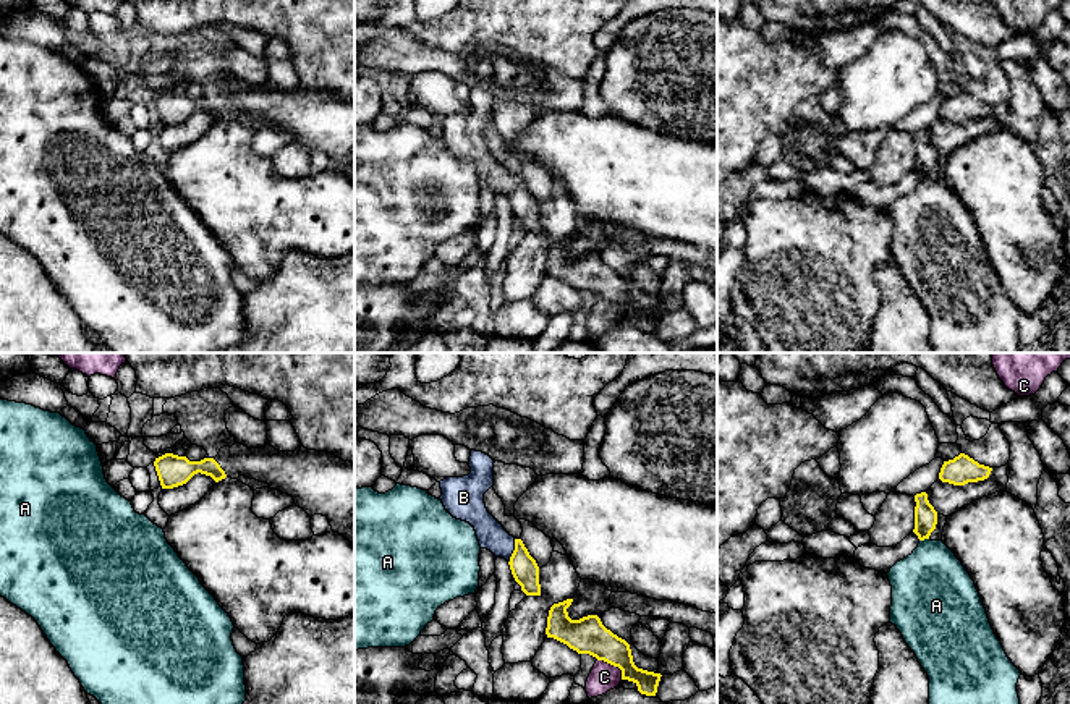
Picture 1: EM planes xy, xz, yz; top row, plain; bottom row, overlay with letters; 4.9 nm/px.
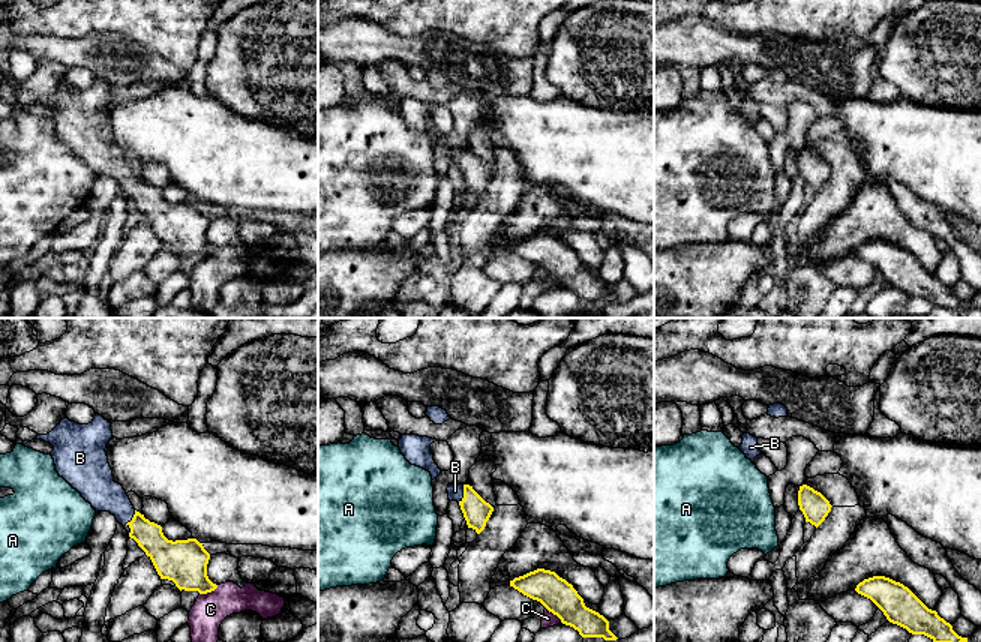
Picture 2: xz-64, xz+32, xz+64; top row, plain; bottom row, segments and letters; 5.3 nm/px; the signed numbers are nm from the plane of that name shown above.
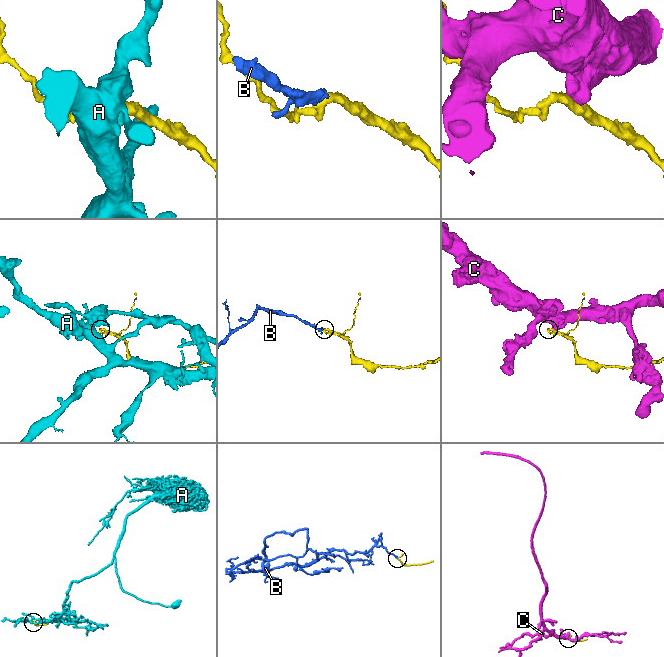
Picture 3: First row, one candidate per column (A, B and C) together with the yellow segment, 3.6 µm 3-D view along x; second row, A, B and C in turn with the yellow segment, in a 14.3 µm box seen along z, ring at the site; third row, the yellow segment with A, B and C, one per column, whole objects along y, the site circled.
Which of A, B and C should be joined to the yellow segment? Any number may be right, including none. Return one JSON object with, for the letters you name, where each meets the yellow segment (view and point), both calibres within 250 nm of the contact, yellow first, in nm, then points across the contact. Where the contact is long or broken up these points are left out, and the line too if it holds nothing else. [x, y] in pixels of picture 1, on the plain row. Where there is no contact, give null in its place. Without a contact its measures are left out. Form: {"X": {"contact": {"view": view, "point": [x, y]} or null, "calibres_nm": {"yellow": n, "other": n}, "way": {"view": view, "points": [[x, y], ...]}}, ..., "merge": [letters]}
{"B": {"contact": {"view": "xz", "point": [513, 188]}, "calibres_nm": {"yellow": 140, "other": 140}, "way": {"view": "xz", "points": [[525, 207], [513, 188], [491, 172]]}}, "merge": ["B"]}

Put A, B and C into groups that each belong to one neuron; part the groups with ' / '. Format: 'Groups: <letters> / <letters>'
Groups: A / B / C

